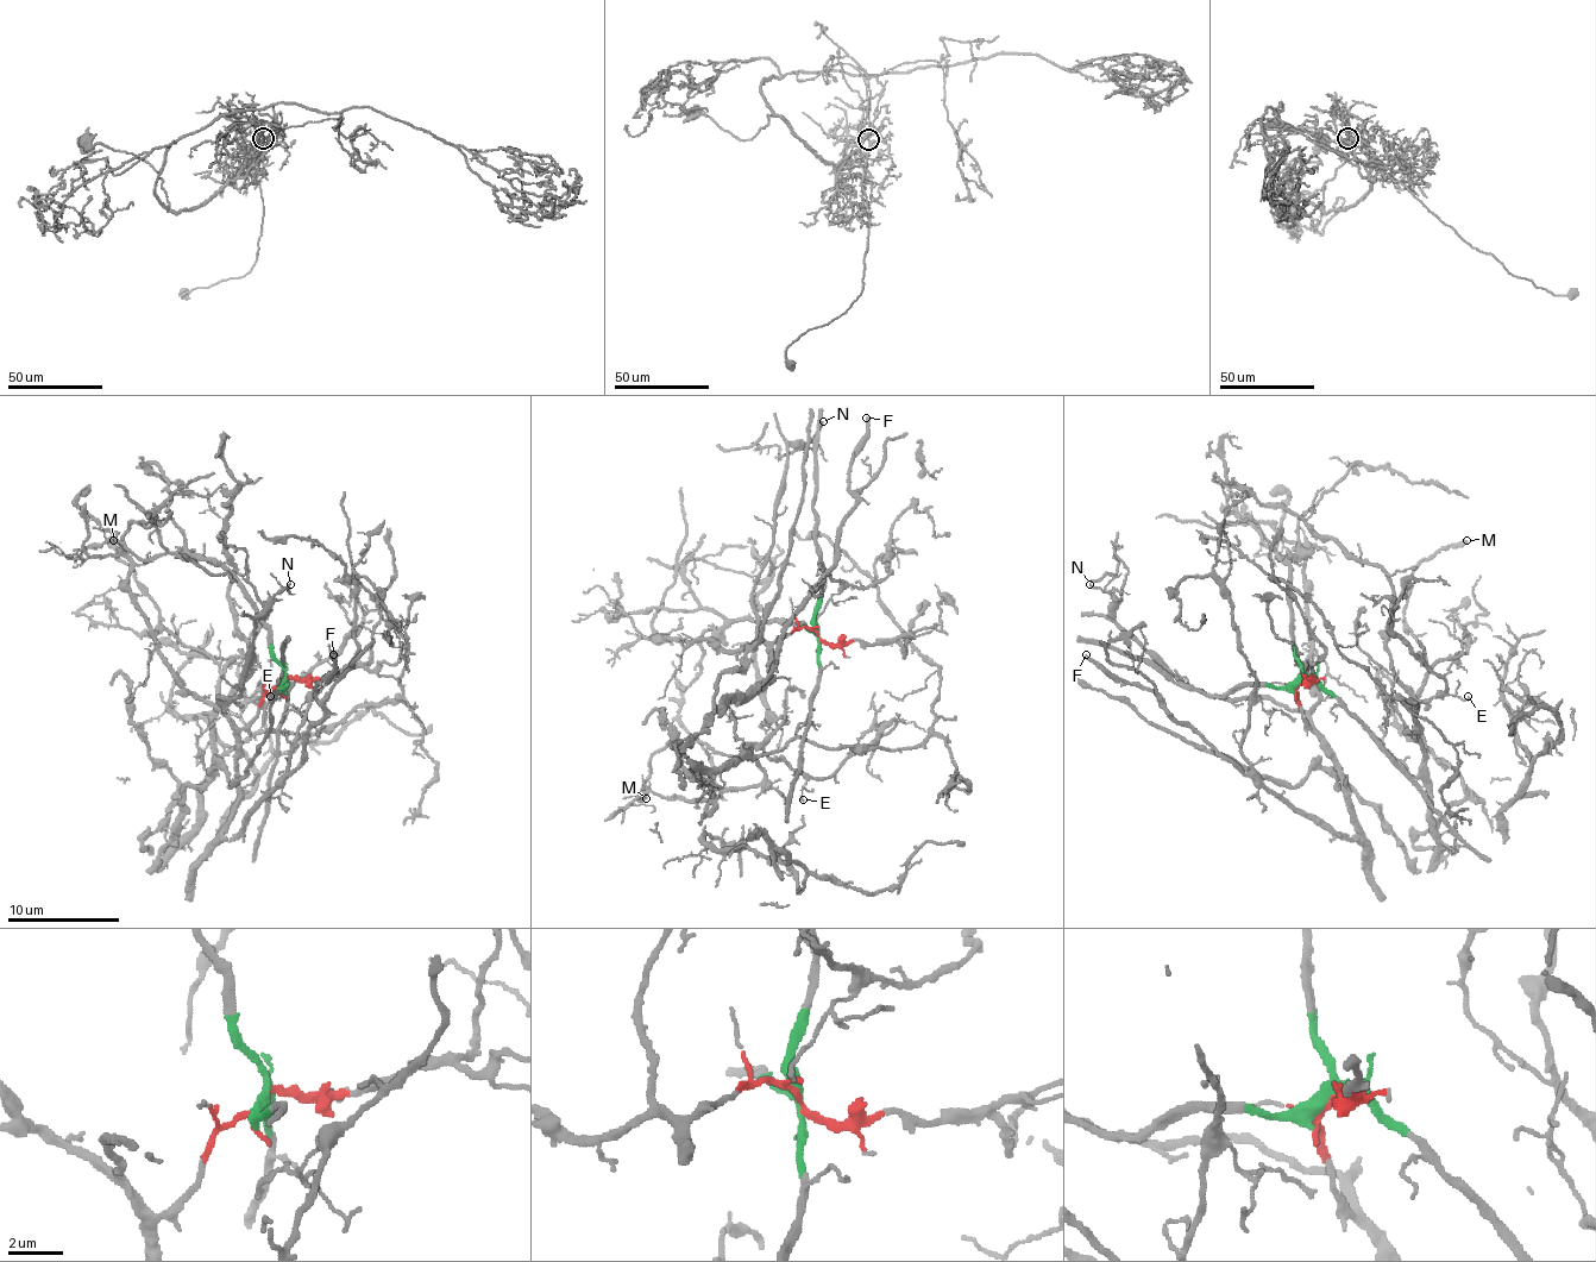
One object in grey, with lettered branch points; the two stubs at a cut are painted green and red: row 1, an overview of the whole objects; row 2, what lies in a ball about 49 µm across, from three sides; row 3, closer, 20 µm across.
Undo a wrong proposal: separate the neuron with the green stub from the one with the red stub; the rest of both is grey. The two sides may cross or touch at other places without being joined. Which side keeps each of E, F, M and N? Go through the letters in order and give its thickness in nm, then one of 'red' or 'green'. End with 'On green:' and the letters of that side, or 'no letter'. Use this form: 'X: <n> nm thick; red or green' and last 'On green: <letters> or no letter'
E: 130 nm thick; red
F: 240 nm thick; red
M: 360 nm thick; red
N: 130 nm thick; red
On green: no letter

